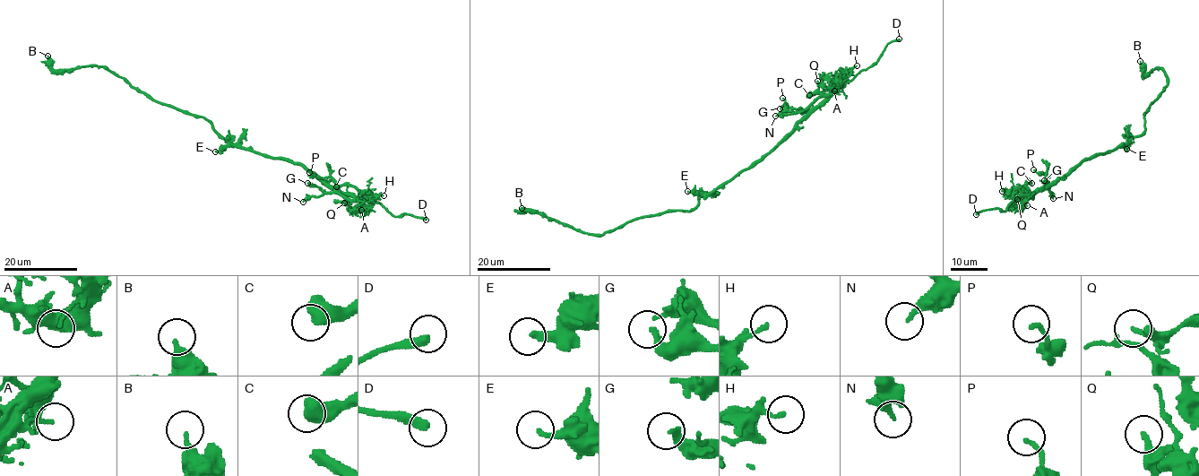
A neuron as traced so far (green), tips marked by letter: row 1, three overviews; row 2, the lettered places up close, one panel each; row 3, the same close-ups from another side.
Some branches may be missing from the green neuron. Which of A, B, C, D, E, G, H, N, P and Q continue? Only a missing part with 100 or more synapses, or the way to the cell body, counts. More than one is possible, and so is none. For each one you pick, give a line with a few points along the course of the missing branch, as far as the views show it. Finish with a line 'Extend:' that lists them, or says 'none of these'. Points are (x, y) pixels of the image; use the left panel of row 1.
Extend: D

